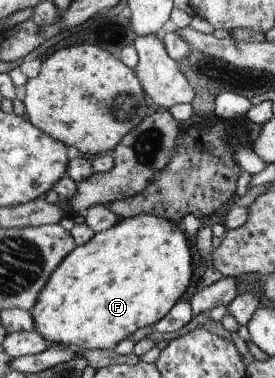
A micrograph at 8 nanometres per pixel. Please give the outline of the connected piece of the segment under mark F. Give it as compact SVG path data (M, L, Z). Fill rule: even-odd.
M141 214L119 221L108 230L77 246L72 256L60 263L60 272L52 276L52 284L44 289L40 304L31 308L35 331L49 346L71 346L78 350L109 349L121 340L136 336L142 327L152 327L162 320L182 298L192 280L192 252L183 226L154 215Z

